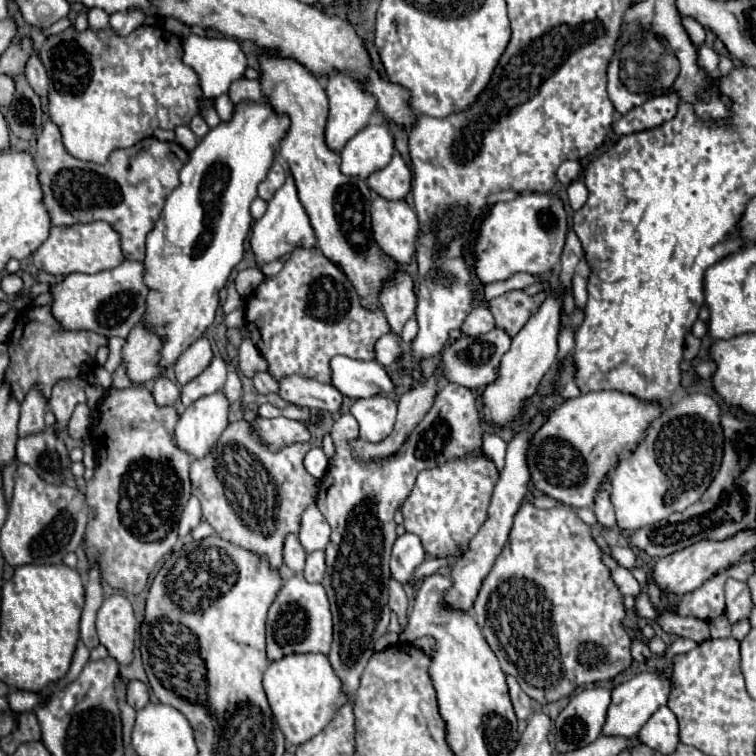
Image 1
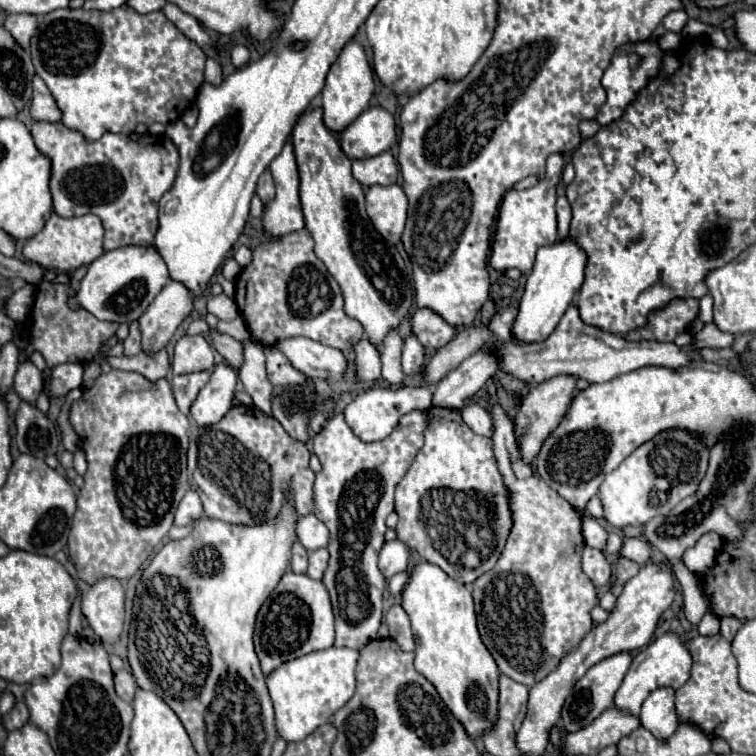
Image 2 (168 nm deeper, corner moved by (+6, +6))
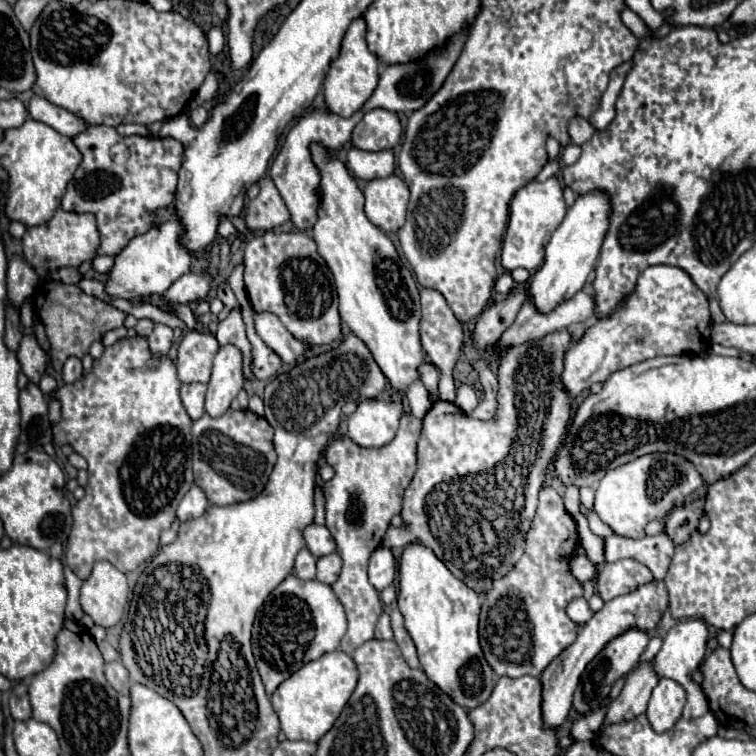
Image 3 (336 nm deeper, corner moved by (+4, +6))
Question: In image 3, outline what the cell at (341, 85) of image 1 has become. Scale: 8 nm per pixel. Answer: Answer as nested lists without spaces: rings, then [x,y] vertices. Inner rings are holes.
[[[360,17],[360,19],[352,21],[352,25],[348,27],[348,31],[342,39],[340,57],[336,61],[332,61],[330,71],[324,79],[324,97],[326,97],[328,111],[332,111],[334,115],[340,115],[340,117],[354,115],[368,101],[376,83],[378,83],[378,59],[366,47],[366,23]]]

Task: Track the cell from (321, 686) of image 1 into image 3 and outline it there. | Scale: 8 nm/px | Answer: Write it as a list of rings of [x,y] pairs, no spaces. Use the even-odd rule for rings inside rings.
[[[340,649],[322,655],[316,661],[302,665],[290,679],[282,681],[272,693],[272,705],[280,717],[282,731],[288,739],[320,741],[320,737],[334,725],[340,711],[348,703],[358,683],[358,669],[352,657]]]

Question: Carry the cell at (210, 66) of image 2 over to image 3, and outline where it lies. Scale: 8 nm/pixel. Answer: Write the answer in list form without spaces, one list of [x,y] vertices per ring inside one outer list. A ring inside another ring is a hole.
[[[212,27],[206,37],[208,37],[208,43],[210,43],[210,55],[216,57],[224,47],[224,35],[222,35],[222,31],[218,27]]]

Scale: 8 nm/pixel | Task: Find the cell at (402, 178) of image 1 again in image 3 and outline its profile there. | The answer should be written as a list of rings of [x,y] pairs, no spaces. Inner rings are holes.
[[[350,149],[348,151],[348,169],[354,173],[354,177],[370,181],[376,177],[388,177],[394,173],[394,155],[392,151],[362,151],[362,149]]]

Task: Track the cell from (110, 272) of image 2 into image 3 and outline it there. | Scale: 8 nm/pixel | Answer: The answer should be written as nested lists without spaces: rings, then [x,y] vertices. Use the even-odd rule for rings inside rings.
[[[170,219],[160,227],[152,227],[146,235],[134,237],[114,259],[114,265],[104,281],[104,291],[110,297],[122,297],[132,305],[144,305],[142,299],[146,295],[162,295],[180,275],[190,271],[192,255],[178,245],[178,237],[182,233],[180,221]]]

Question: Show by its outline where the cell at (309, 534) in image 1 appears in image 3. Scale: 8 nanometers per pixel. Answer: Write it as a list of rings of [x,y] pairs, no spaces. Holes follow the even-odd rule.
[[[308,525],[304,529],[304,541],[306,541],[306,547],[310,549],[310,553],[314,557],[322,557],[322,555],[328,555],[336,549],[336,543],[330,535],[330,531],[324,527],[324,525]]]

